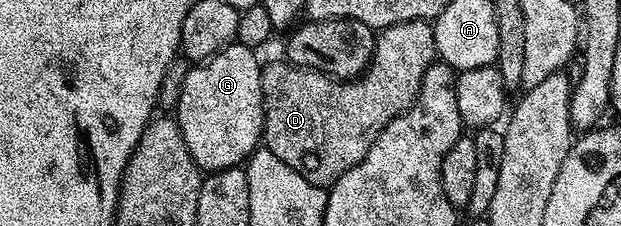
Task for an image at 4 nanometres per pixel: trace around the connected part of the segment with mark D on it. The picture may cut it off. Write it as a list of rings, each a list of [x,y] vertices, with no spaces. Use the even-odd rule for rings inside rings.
[[[430,21],[399,22],[378,31],[375,51],[367,69],[354,80],[340,80],[309,70],[286,60],[271,62],[262,67],[263,72],[263,137],[262,145],[277,160],[285,160],[293,172],[301,172],[314,186],[330,188],[349,168],[353,168],[373,148],[373,140],[397,116],[401,116],[415,102],[425,72],[436,61],[435,28]]]

